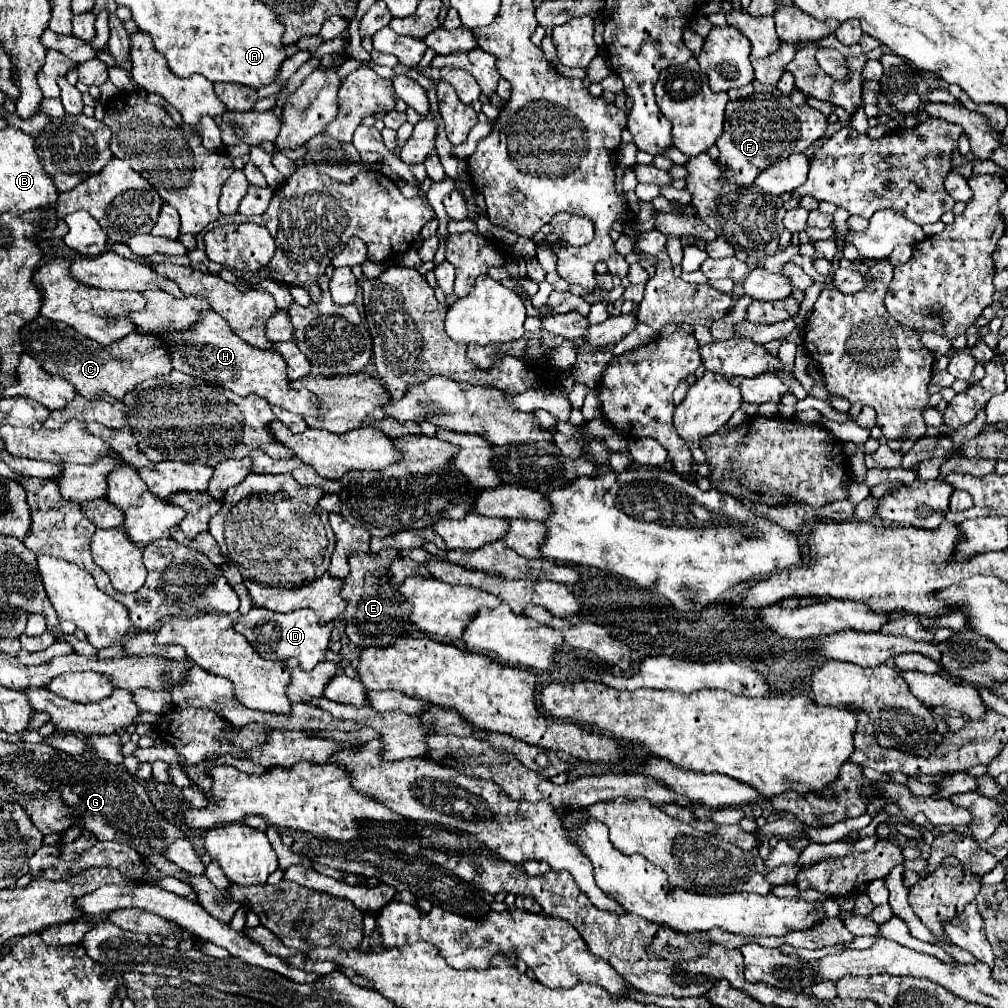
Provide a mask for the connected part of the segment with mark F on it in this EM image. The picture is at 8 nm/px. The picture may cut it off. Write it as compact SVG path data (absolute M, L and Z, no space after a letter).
M752 93L750 97L730 101L726 105L724 133L716 141L720 149L722 179L736 185L754 183L756 175L772 163L786 159L792 153L800 153L818 141L826 131L826 115L810 105L794 105L788 95L782 93Z

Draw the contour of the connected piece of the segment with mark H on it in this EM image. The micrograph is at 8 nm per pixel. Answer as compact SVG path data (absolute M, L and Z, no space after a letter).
M200 311L200 319L190 329L162 329L152 335L162 339L162 343L166 345L166 353L172 359L172 367L176 371L200 377L208 383L230 389L236 395L262 395L270 405L288 409L302 417L318 415L316 397L304 397L288 385L286 363L282 355L272 349L256 349L246 345L214 311Z

